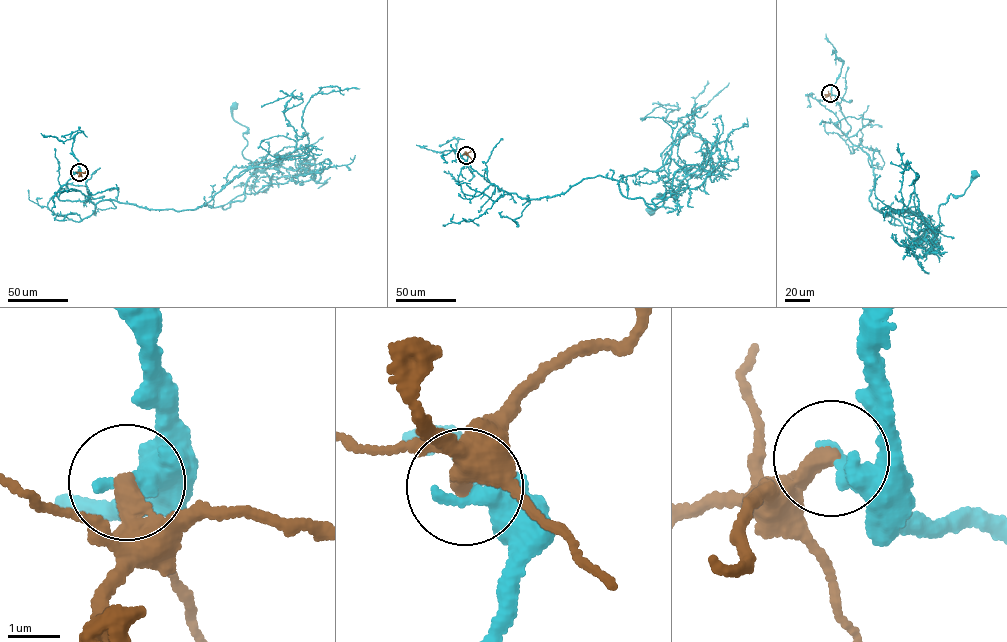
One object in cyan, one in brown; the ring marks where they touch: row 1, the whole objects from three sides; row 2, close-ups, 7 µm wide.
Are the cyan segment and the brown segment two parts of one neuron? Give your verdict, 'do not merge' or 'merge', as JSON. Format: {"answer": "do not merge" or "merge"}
{"answer": "do not merge"}

